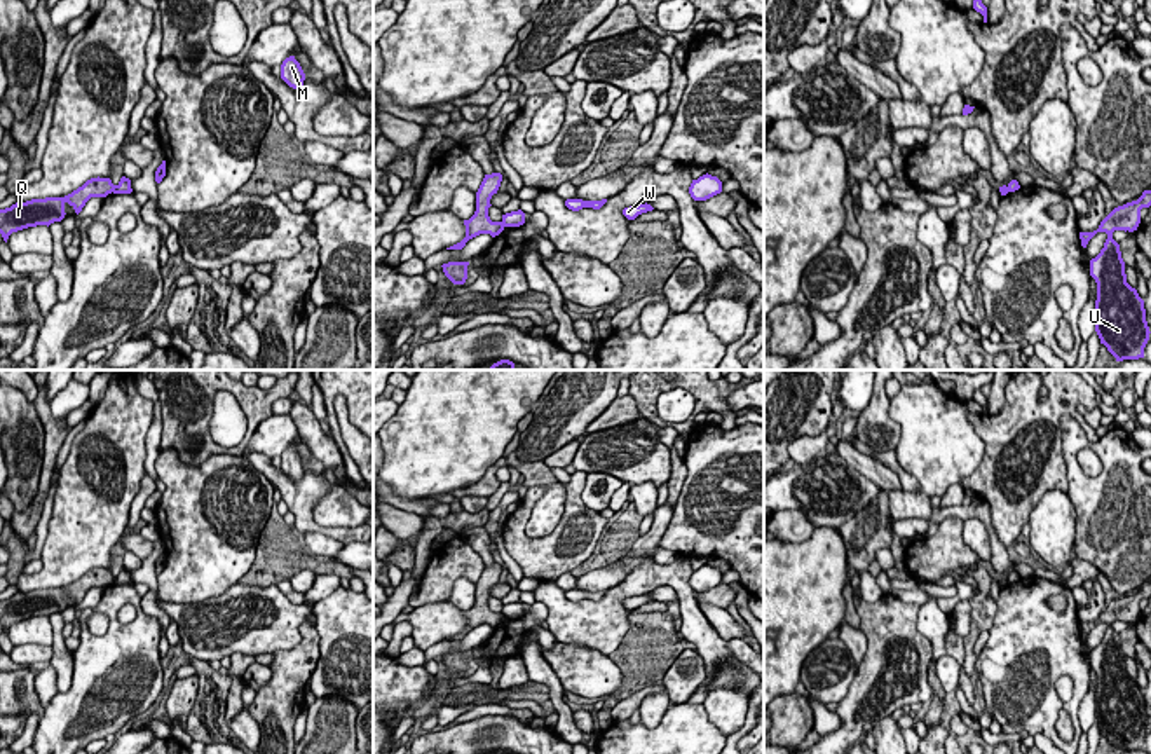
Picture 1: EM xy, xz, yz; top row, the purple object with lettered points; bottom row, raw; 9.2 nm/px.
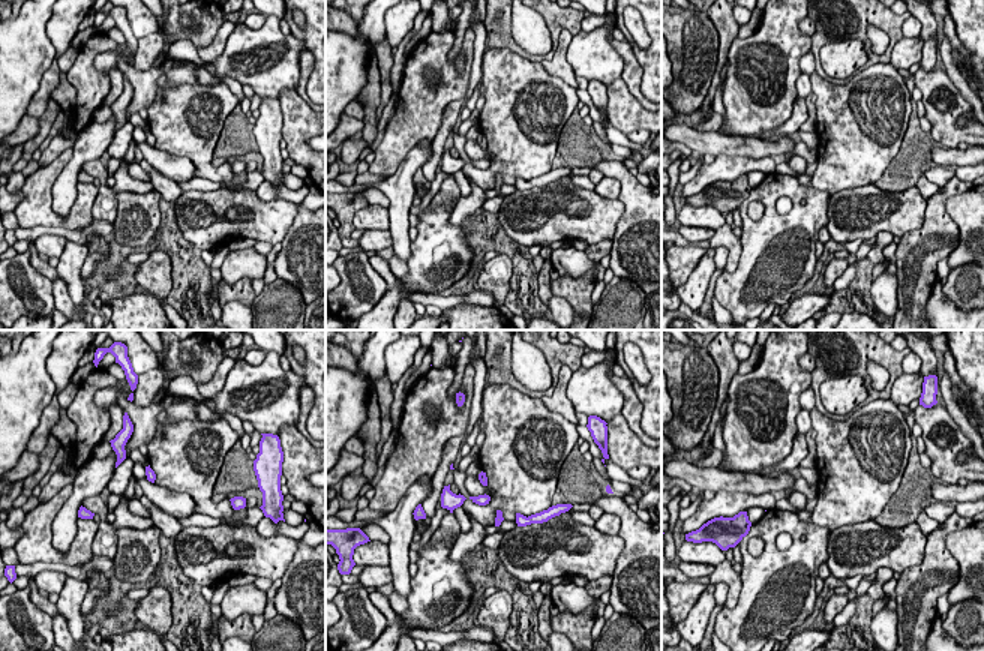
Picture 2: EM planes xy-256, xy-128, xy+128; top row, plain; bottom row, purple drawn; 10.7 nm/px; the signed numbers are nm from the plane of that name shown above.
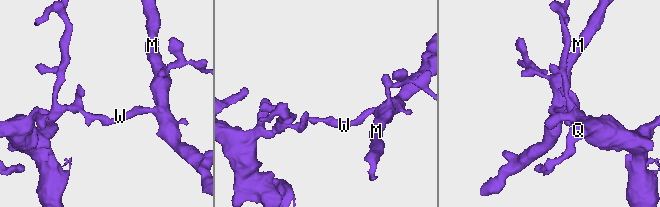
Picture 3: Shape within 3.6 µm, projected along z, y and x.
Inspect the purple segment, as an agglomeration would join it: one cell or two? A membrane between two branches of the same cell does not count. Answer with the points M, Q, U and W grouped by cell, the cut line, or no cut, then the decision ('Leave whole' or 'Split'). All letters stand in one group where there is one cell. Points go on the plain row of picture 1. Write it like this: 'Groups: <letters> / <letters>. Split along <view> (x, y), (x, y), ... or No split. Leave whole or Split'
Groups: M W / Q U. Split along xy (115, 576), (112, 582). Split

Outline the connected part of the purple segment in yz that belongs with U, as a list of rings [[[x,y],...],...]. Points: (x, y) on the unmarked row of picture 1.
[[[1144,581],[1137,592],[1114,599],[1097,621],[1079,623],[1083,639],[1097,623],[1107,625],[1104,639],[1090,651],[1090,667],[1097,674],[1095,723],[1116,752],[1144,749],[1151,723],[1146,712],[1144,691],[1127,674],[1125,653],[1113,623],[1137,621],[1141,600],[1149,597],[1151,581]]]

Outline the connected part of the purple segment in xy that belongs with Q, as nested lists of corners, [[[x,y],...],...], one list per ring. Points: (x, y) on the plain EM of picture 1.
[[[91,569],[82,578],[65,588],[31,590],[26,593],[16,593],[10,599],[0,600],[0,625],[7,634],[12,623],[51,616],[65,609],[65,595],[68,593],[78,606],[91,588],[106,588],[115,576],[110,569]]]

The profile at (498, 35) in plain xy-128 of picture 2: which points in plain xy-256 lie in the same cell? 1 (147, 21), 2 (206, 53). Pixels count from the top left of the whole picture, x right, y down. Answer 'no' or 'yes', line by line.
1: no
2: no

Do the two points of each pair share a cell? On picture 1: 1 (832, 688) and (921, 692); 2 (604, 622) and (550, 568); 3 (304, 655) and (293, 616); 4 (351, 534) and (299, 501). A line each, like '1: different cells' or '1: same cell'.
1: different cells
2: different cells
3: different cells
4: same cell

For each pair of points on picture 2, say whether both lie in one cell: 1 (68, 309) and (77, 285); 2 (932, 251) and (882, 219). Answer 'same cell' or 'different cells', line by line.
1: different cells
2: different cells

